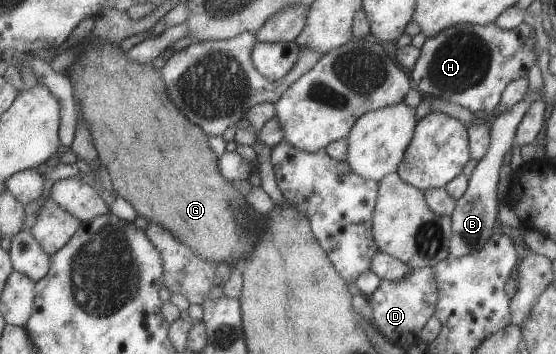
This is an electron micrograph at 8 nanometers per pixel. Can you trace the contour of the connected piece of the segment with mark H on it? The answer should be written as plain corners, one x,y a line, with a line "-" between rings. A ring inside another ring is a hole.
489,23
486,25
456,24
428,37
420,46
420,56
410,72
410,81
422,97
441,99
466,108
472,114
487,110
492,112
500,102
500,96
508,82
524,76
537,62
535,33
531,25
521,23
512,30
502,30

